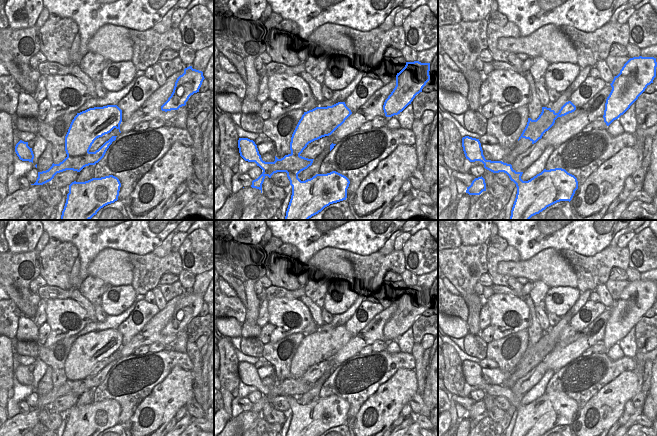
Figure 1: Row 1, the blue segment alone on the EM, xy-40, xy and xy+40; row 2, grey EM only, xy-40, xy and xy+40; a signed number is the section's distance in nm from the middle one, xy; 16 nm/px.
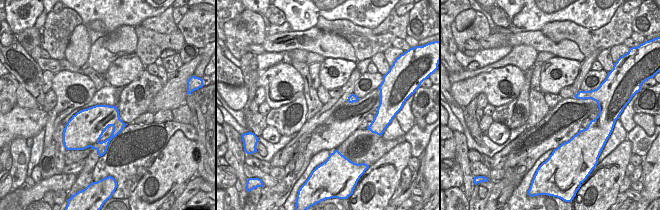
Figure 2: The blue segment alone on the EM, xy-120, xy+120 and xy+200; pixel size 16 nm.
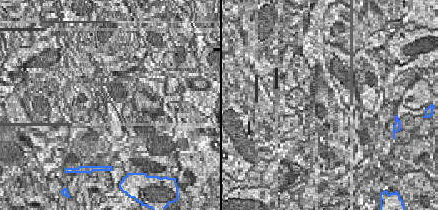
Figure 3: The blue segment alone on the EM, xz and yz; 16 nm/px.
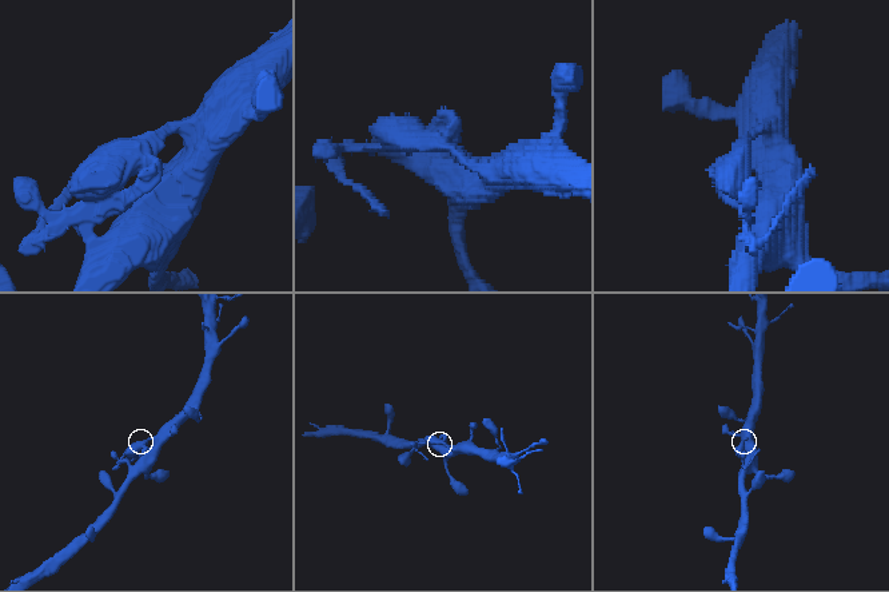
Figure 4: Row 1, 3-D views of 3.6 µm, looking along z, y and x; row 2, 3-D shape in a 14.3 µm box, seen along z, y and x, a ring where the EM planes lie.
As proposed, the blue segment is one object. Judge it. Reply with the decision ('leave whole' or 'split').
leave whole

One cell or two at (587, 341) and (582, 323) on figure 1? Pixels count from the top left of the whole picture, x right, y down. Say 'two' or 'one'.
two

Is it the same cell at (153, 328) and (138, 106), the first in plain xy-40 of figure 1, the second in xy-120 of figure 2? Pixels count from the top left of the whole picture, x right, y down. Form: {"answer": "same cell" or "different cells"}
{"answer": "different cells"}

